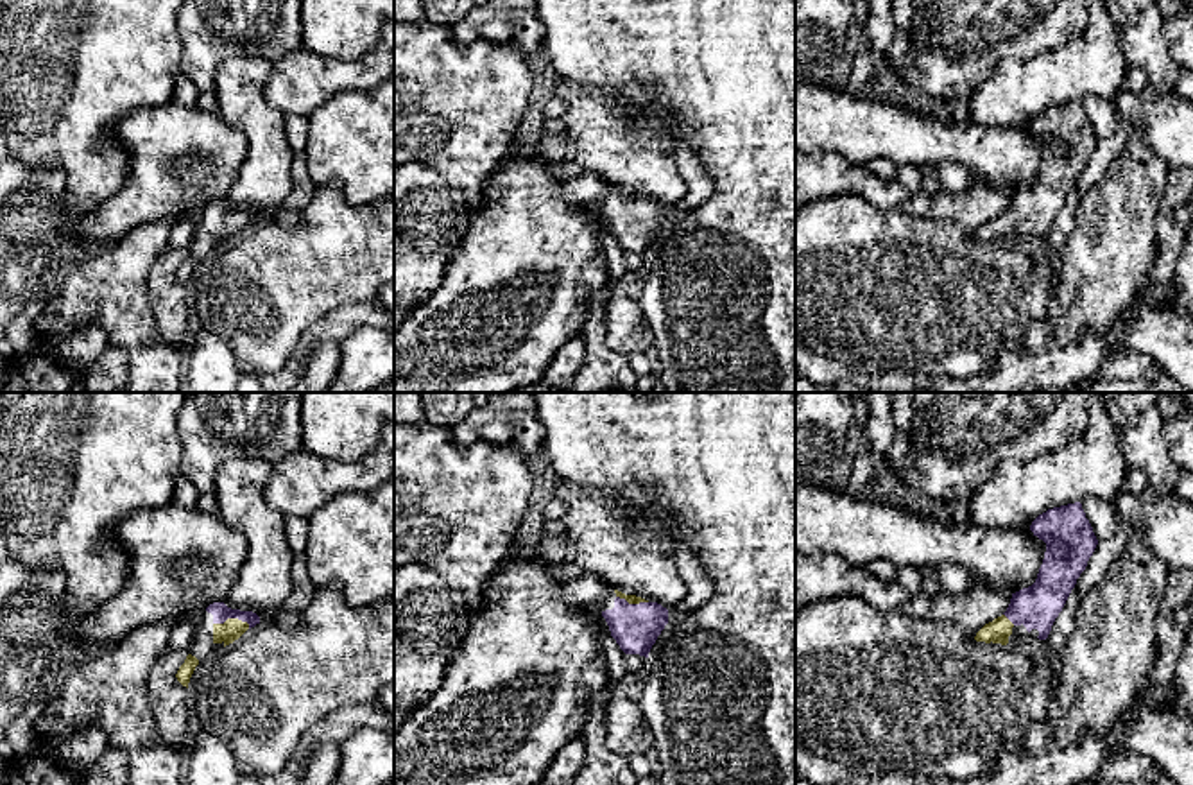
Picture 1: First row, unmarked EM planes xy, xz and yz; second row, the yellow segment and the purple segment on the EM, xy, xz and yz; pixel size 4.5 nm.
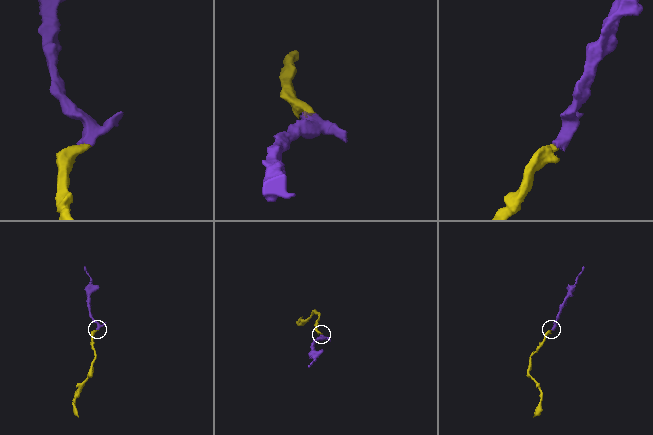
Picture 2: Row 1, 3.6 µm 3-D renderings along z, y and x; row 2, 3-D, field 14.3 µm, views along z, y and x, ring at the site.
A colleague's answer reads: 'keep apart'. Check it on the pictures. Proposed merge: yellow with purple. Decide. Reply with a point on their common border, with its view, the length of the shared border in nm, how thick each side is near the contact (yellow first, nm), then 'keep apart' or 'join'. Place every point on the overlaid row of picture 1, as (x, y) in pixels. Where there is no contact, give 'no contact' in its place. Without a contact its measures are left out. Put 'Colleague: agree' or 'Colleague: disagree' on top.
Colleague: disagree
xy (233, 619) | 170 nm | 100/80 nm | join

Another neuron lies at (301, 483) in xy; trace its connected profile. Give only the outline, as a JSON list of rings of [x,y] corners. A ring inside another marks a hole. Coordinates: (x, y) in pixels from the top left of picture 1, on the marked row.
[[[385,425],[373,452],[355,462],[339,462],[301,448],[276,464],[263,496],[283,516],[308,518],[346,491],[374,491],[394,475],[394,425]]]

